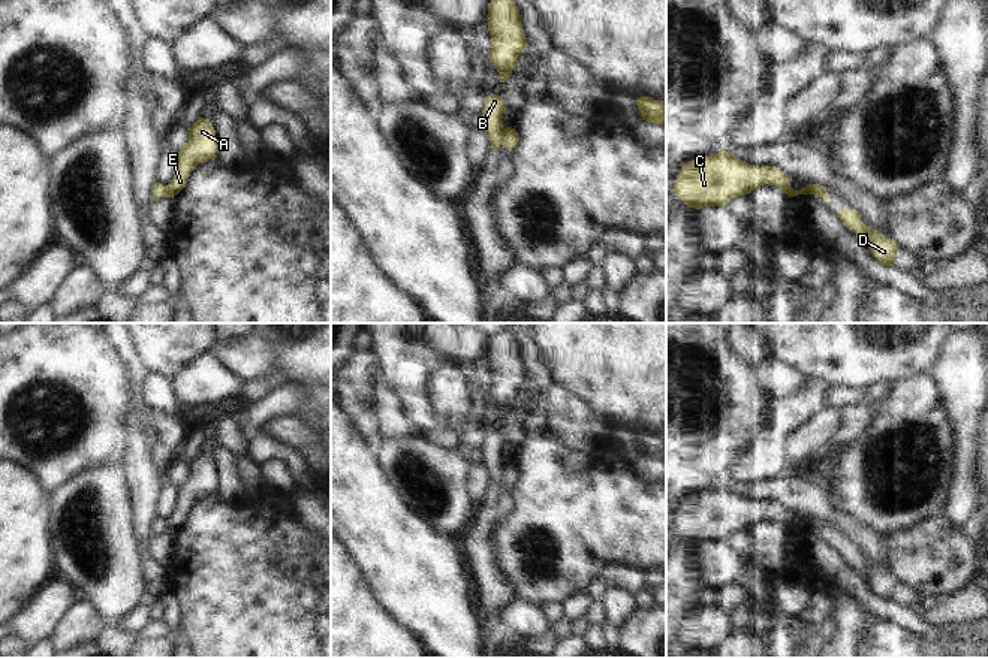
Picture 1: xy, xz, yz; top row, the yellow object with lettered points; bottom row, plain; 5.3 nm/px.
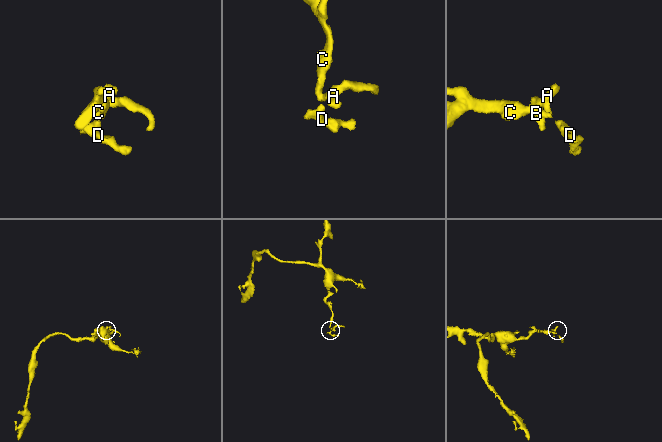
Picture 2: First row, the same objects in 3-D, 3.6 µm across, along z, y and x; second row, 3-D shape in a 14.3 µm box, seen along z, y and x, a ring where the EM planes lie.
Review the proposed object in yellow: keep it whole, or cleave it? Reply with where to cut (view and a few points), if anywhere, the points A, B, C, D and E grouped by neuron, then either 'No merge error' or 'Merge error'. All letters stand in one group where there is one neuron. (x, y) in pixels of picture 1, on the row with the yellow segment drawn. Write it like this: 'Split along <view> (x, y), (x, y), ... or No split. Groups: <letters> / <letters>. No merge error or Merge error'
Split along xz (505, 127), (499, 144). Groups: A D E / B C. Merge error

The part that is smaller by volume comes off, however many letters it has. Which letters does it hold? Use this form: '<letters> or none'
A, D, E

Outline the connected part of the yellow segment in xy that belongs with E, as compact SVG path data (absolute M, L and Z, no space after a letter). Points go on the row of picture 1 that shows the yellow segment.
M199 118L189 130L187 144L177 153L177 172L166 185L168 194L178 194L189 179L190 172L204 162L216 159L216 130L213 121Z

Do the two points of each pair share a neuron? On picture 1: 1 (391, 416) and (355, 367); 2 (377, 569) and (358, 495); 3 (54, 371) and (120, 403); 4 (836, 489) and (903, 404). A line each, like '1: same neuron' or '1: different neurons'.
1: different neurons
2: same neuron
3: same neuron
4: same neuron

